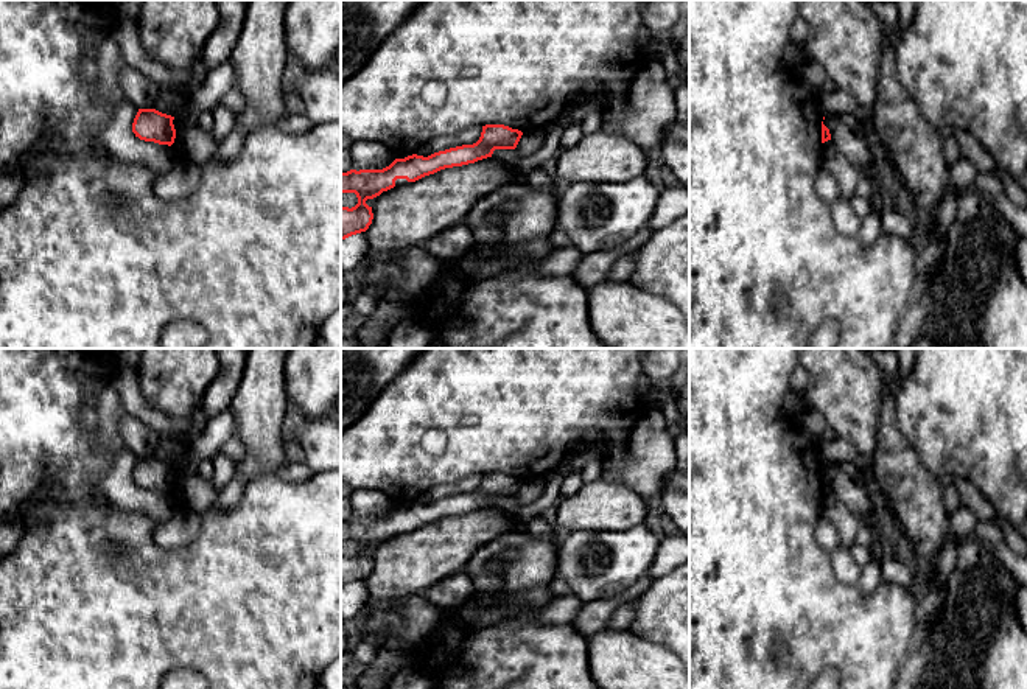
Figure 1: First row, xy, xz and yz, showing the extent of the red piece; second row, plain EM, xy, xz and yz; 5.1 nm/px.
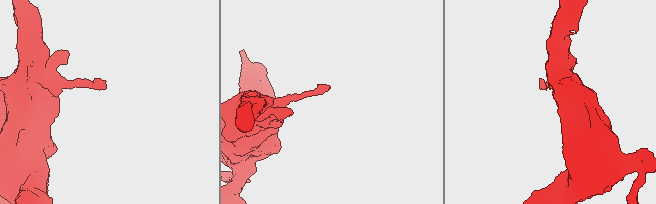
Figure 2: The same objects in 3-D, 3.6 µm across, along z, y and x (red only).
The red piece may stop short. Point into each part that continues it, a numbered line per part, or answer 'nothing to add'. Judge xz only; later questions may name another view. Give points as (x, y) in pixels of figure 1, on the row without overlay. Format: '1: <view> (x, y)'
nothing to add

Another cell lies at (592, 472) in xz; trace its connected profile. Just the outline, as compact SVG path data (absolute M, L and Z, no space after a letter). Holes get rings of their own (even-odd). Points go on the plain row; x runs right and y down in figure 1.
M591 459L584 470L580 471L582 481L584 482L593 482L601 477L602 468L601 468L601 459Z

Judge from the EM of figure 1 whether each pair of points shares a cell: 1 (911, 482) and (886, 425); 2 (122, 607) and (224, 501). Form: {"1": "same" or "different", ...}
{"1": "same", "2": "different"}

